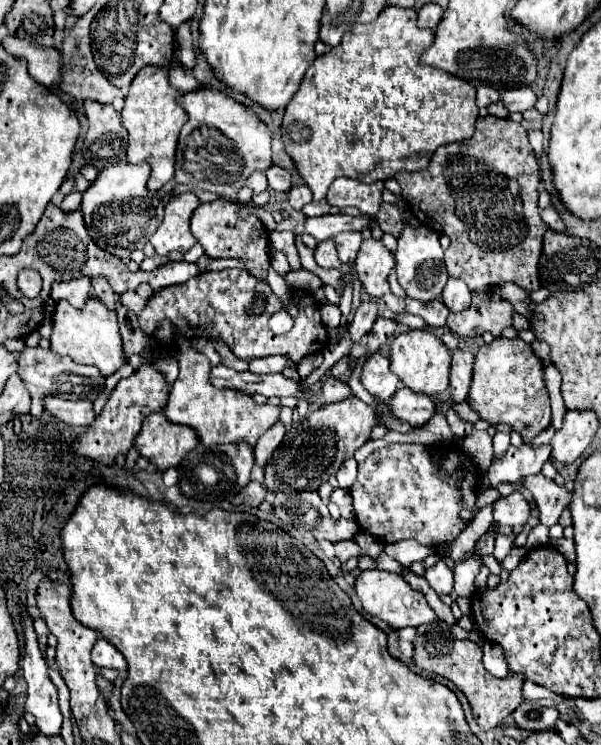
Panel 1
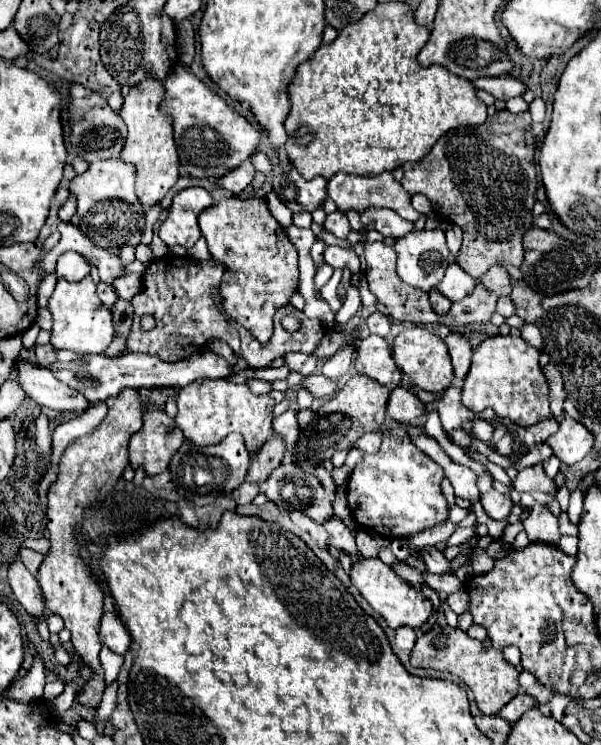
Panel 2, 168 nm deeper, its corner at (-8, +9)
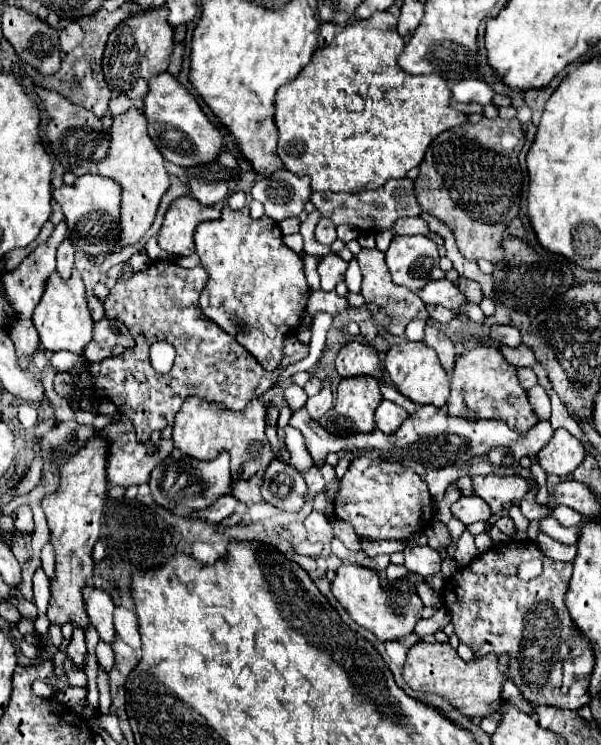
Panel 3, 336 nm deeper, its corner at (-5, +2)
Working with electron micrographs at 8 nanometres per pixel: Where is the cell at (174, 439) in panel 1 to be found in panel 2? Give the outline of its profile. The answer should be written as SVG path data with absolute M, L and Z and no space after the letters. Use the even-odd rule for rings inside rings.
M146 412L142 428L130 438L130 466L142 468L148 476L166 470L170 458L184 442L184 434L176 426L174 418L166 412Z

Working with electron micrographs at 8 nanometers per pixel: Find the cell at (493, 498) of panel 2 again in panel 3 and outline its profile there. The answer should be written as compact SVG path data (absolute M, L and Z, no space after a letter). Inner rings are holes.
M469 495L469 497L461 497L457 503L451 505L451 511L455 517L459 517L465 525L471 525L475 521L483 521L489 523L491 519L491 507L477 495Z

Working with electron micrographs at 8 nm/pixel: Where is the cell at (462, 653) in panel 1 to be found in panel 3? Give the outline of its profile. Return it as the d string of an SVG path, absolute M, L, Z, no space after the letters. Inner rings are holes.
M419 641L415 643L409 653L407 661L403 665L403 679L405 683L415 691L429 691L437 693L441 697L451 699L463 715L475 719L475 717L487 717L501 709L501 689L507 681L505 673L501 673L497 655L485 655L473 661L463 661L449 643L427 643Z

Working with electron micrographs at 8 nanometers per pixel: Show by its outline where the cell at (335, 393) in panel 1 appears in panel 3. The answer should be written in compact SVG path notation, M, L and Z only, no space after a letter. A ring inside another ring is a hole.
M291 383L291 385L285 389L285 399L287 399L287 403L289 403L289 407L291 407L293 411L299 411L299 409L303 409L305 403L307 403L307 393L305 393L303 387Z

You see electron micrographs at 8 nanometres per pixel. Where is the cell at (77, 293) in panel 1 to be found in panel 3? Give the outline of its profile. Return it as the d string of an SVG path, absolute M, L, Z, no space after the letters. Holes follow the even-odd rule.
M63 241L57 249L57 271L63 279L69 279L69 275L73 271L73 255L75 255L75 249L73 249L71 241Z

